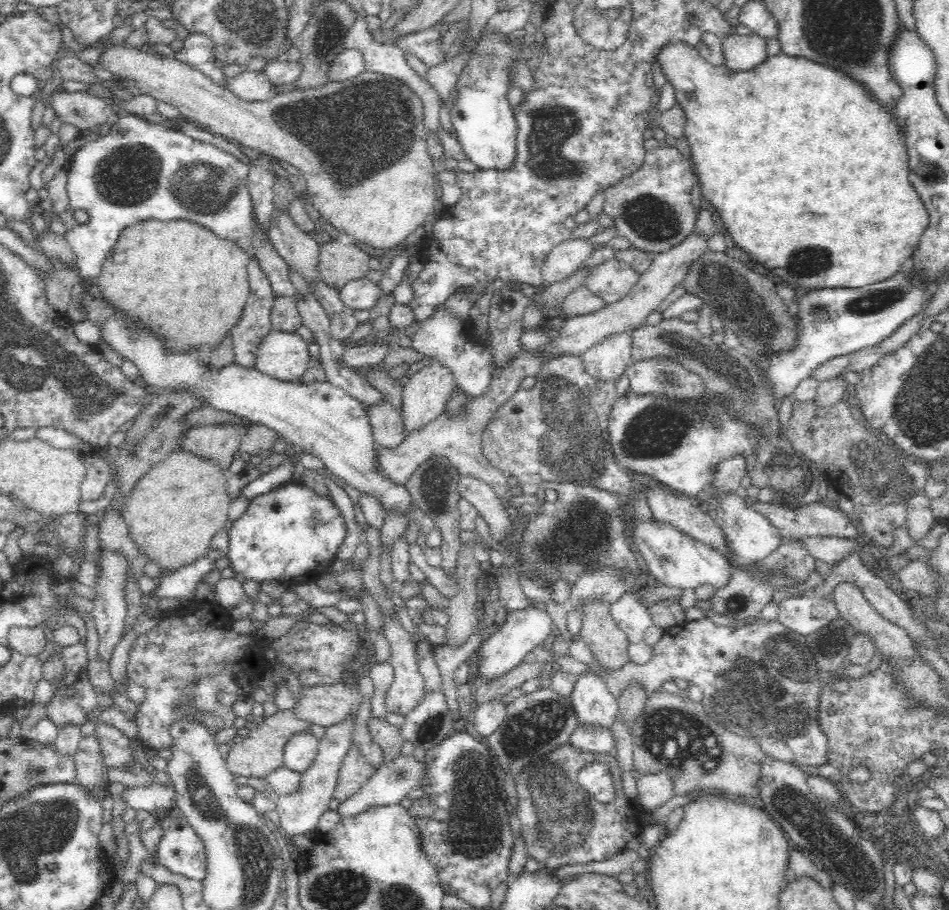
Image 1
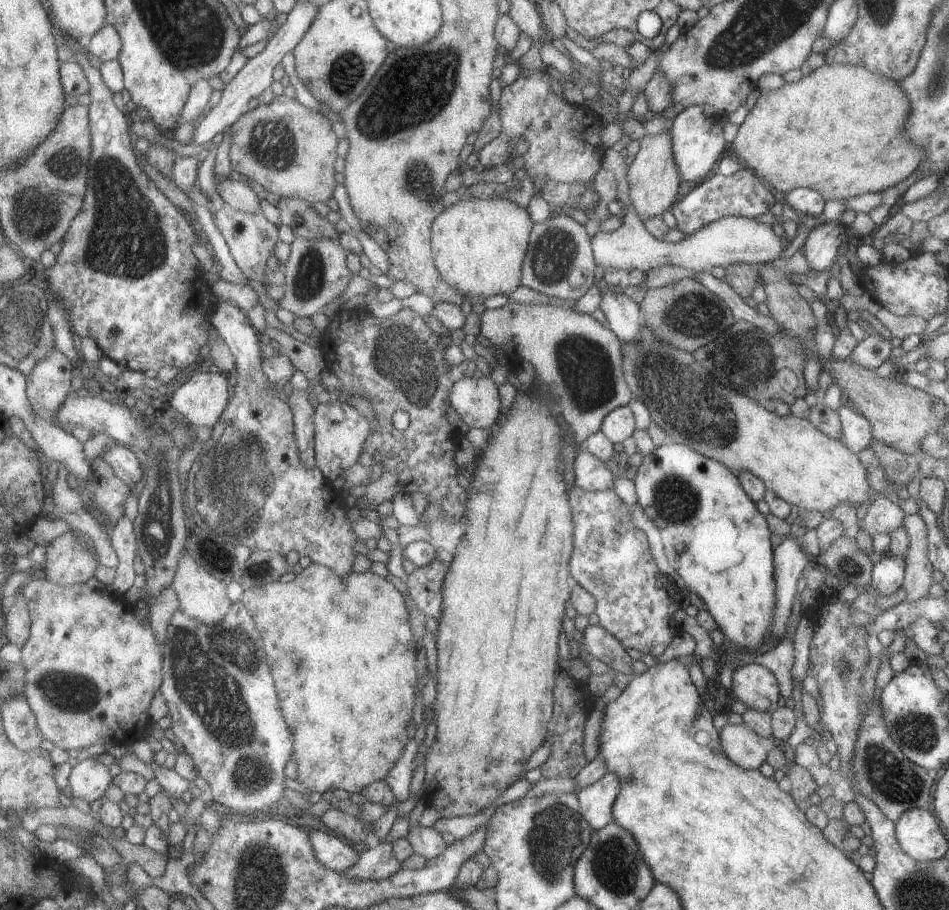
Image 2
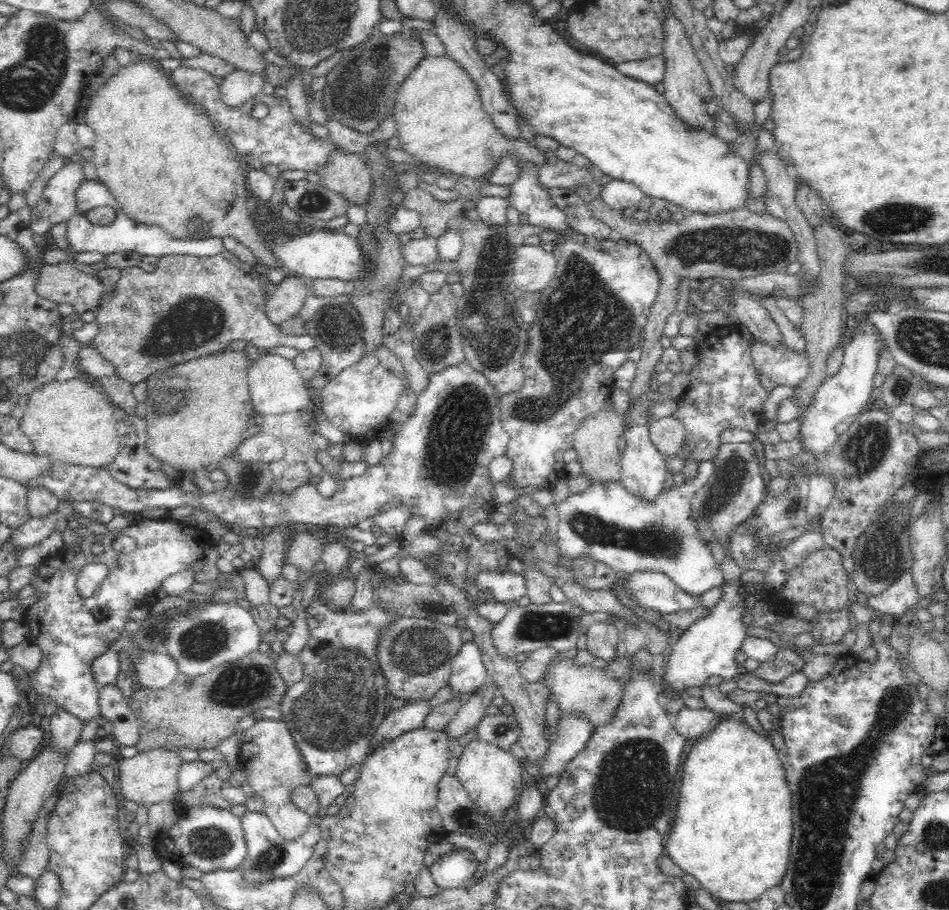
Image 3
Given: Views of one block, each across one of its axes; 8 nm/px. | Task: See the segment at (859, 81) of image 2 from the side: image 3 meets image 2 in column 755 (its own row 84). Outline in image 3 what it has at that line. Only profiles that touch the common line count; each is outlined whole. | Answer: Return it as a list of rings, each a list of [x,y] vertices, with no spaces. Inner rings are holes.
[[[138,56],[125,65],[120,66],[118,70],[106,79],[106,81],[94,91],[89,98],[88,107],[80,112],[79,118],[82,119],[87,126],[90,126],[95,132],[95,142],[91,150],[93,151],[93,164],[97,171],[97,179],[108,188],[108,191],[114,196],[114,199],[120,204],[124,213],[130,218],[142,223],[156,224],[164,228],[170,236],[174,238],[199,239],[206,237],[222,237],[229,236],[237,242],[241,242],[252,250],[257,257],[259,263],[267,264],[268,267],[282,267],[273,254],[259,240],[259,234],[255,231],[255,224],[250,216],[250,193],[247,189],[247,180],[244,178],[242,159],[237,157],[235,151],[220,132],[212,125],[212,121],[205,112],[194,105],[186,96],[182,96],[178,87],[174,85],[174,81],[166,75],[166,71],[157,61],[147,56]]]

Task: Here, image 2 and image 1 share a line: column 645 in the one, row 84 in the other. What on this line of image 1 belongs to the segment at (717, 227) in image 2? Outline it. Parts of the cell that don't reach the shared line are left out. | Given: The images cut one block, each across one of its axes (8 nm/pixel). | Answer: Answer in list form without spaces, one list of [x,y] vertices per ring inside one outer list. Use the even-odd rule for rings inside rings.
[[[242,71],[238,76],[228,78],[228,90],[232,91],[238,98],[247,101],[263,101],[273,95],[272,83],[262,71]]]

